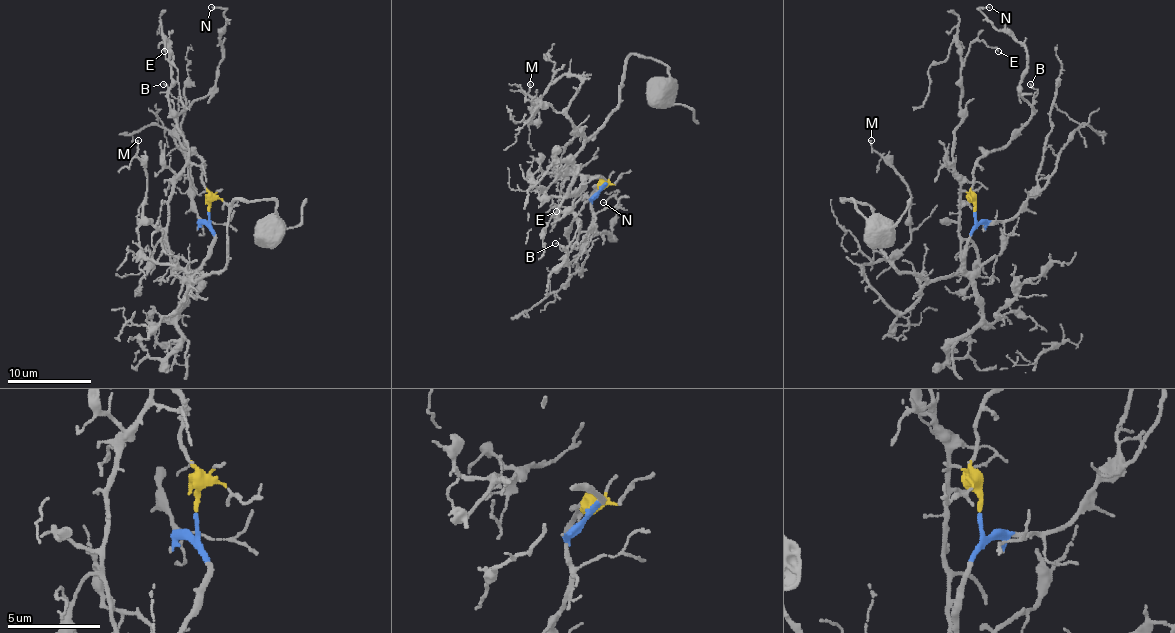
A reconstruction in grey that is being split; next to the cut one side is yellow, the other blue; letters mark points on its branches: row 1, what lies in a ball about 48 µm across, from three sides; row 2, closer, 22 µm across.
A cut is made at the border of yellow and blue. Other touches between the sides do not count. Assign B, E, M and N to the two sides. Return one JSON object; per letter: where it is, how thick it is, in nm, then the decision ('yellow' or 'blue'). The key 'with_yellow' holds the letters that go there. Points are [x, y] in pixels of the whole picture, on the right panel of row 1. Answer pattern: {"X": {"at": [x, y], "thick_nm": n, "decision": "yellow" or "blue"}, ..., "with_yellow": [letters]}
{"B": {"at": [1030, 84], "thick_nm": 110, "decision": "yellow"}, "E": {"at": [998, 51], "thick_nm": 130, "decision": "blue"}, "M": {"at": [871, 140], "thick_nm": 120, "decision": "blue"}, "N": {"at": [989, 7], "thick_nm": 110, "decision": "yellow"}, "with_yellow": ["B", "N"]}

